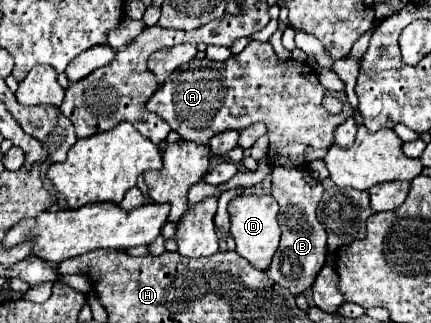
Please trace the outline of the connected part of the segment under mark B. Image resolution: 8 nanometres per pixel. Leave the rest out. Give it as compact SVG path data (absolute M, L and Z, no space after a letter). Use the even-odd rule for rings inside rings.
M273 167L273 187L271 195L279 203L279 225L281 225L281 245L273 257L271 267L267 269L269 279L283 285L291 291L291 295L305 293L319 269L325 265L327 253L327 231L317 221L317 205L323 195L323 185L315 185L307 169L287 169L287 167Z

